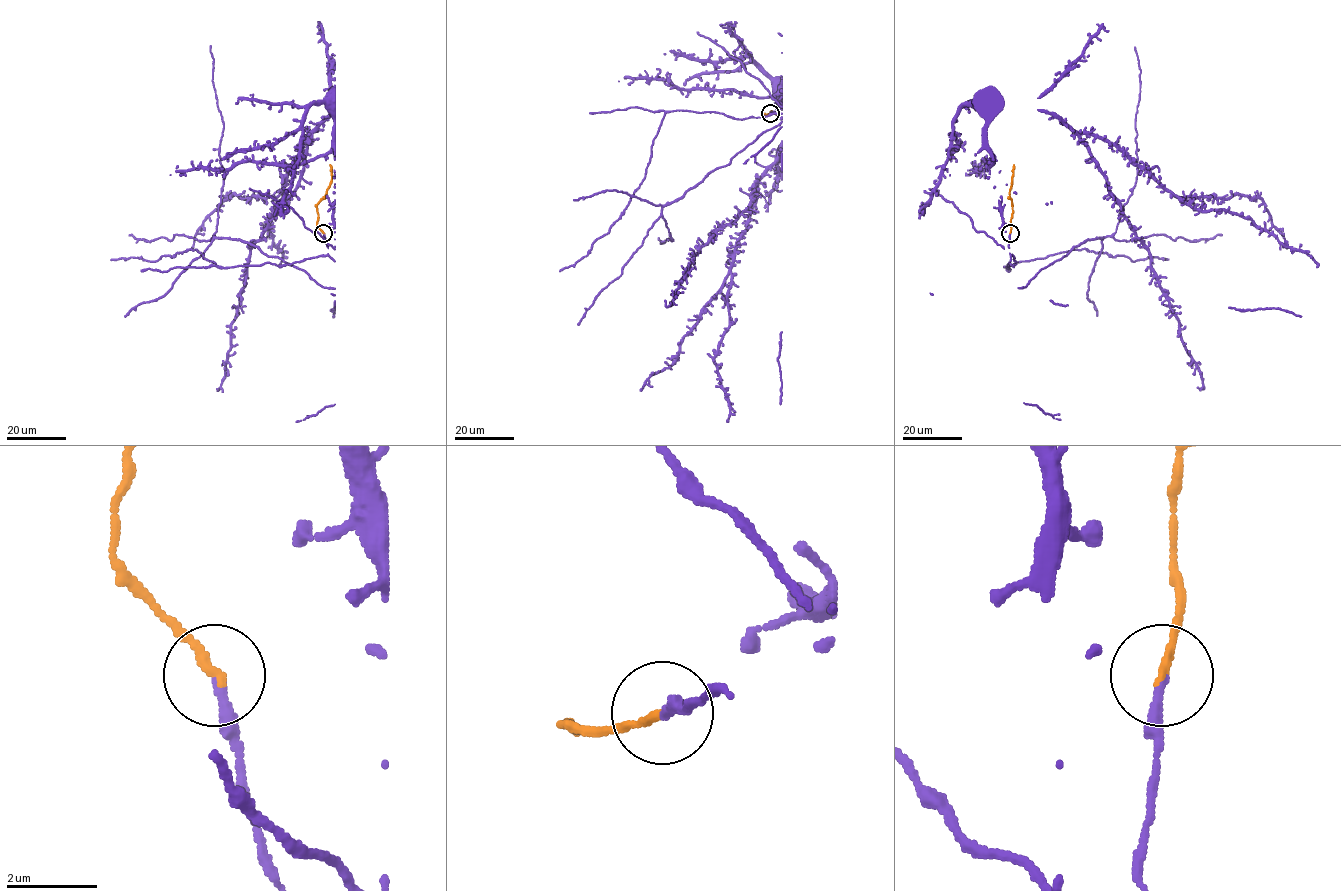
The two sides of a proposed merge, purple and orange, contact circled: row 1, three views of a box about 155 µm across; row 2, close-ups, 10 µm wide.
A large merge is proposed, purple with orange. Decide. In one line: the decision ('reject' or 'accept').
accept

